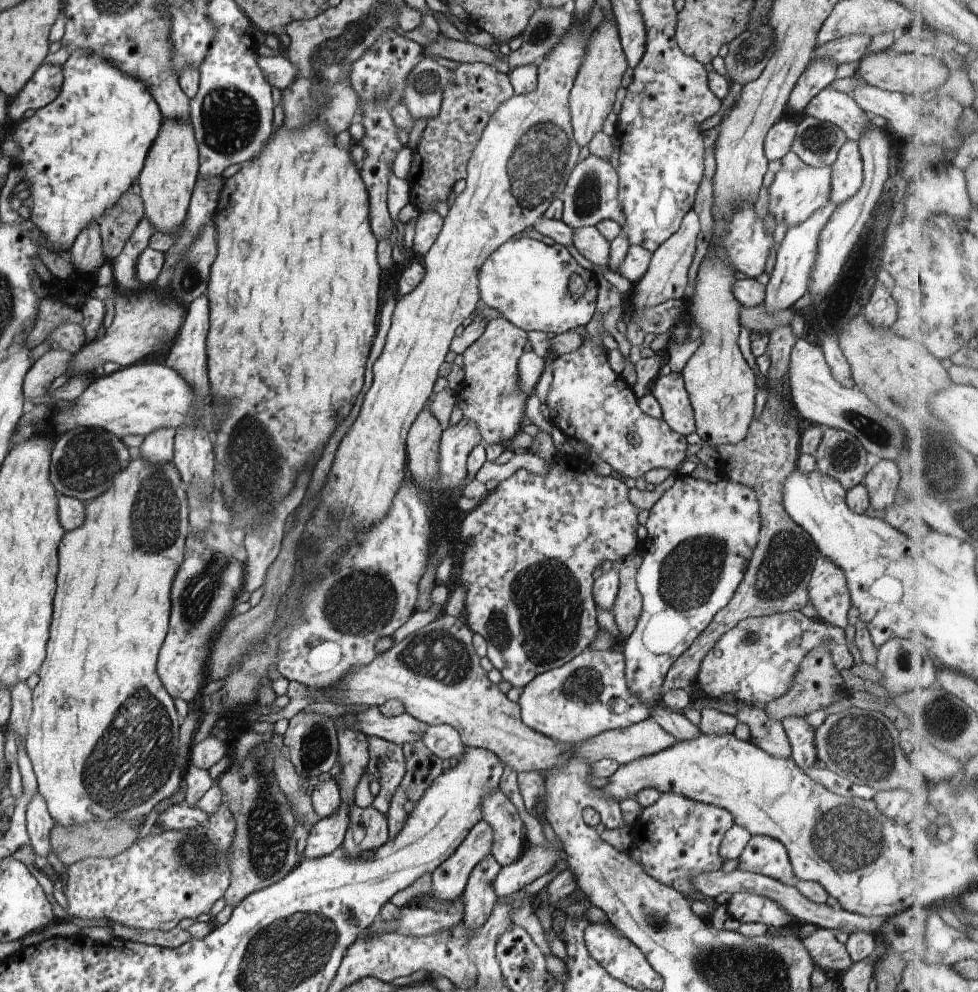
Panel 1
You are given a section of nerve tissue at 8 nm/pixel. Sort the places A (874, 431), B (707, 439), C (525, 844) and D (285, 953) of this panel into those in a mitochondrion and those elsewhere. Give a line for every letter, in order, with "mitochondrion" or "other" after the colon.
A: mitochondrion
B: other
C: other
D: mitochondrion

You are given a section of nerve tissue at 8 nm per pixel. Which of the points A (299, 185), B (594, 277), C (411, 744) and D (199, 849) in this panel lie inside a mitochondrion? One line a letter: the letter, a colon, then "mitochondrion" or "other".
A: other
B: other
C: other
D: mitochondrion

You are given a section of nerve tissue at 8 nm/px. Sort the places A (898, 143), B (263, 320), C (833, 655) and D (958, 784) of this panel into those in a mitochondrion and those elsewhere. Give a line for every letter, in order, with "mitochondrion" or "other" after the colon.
A: other
B: other
C: other
D: other

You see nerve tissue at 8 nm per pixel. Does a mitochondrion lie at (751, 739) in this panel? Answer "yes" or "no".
no

